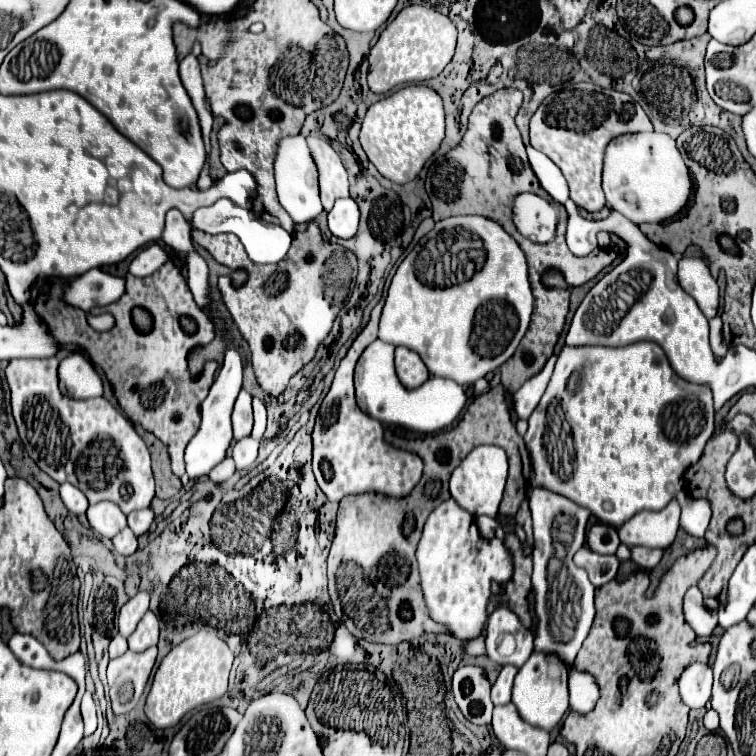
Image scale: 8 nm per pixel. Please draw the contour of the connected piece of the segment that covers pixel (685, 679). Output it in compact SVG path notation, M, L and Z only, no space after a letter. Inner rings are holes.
M701 662L691 664L679 680L683 702L689 708L703 708L711 698L711 684L713 684L711 666L701 664Z

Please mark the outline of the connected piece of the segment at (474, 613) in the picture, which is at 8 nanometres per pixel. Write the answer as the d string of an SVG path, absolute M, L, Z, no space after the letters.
M449 498L427 518L417 546L417 562L425 602L433 620L445 624L449 632L461 640L481 636L487 622L487 604L493 582L503 584L513 574L513 560L503 546L503 540L485 540L477 530L475 518Z

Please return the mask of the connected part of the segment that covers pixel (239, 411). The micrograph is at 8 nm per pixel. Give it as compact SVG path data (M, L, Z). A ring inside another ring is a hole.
M241 390L233 410L233 438L241 440L251 434L253 428L253 412L251 412L251 394Z

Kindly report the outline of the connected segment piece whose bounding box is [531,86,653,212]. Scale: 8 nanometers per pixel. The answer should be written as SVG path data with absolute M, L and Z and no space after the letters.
M599 86L591 90L561 90L543 100L543 104L537 108L537 112L531 118L531 146L539 152L543 152L547 158L551 158L559 170L563 172L569 190L571 200L585 208L587 212L599 212L605 206L605 196L601 190L601 168L603 168L603 152L605 146L621 134L627 132L653 132L653 124L643 112L643 108L627 94L617 90L603 90Z

